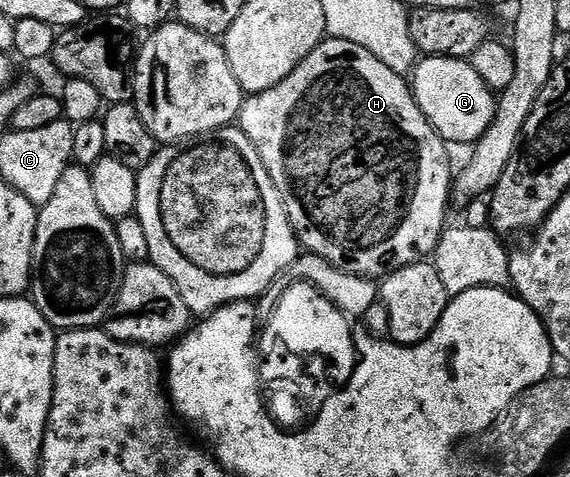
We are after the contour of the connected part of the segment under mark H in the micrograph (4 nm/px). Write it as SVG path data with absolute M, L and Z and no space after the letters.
M323 39L315 47L313 54L309 54L309 58L300 62L297 70L293 70L293 74L285 78L285 82L277 82L277 86L248 95L244 99L237 126L246 134L249 142L253 142L255 156L265 166L269 178L273 178L275 188L283 200L283 208L287 211L291 229L295 231L295 237L306 251L325 258L333 266L349 274L368 278L388 276L389 273L410 264L426 261L434 253L444 229L449 224L447 199L450 201L453 196L453 168L451 172L451 160L447 157L449 148L417 106L412 85L404 77L389 70L389 66L385 66L381 58L373 58L373 54L365 50L365 46L357 46L348 40Z

